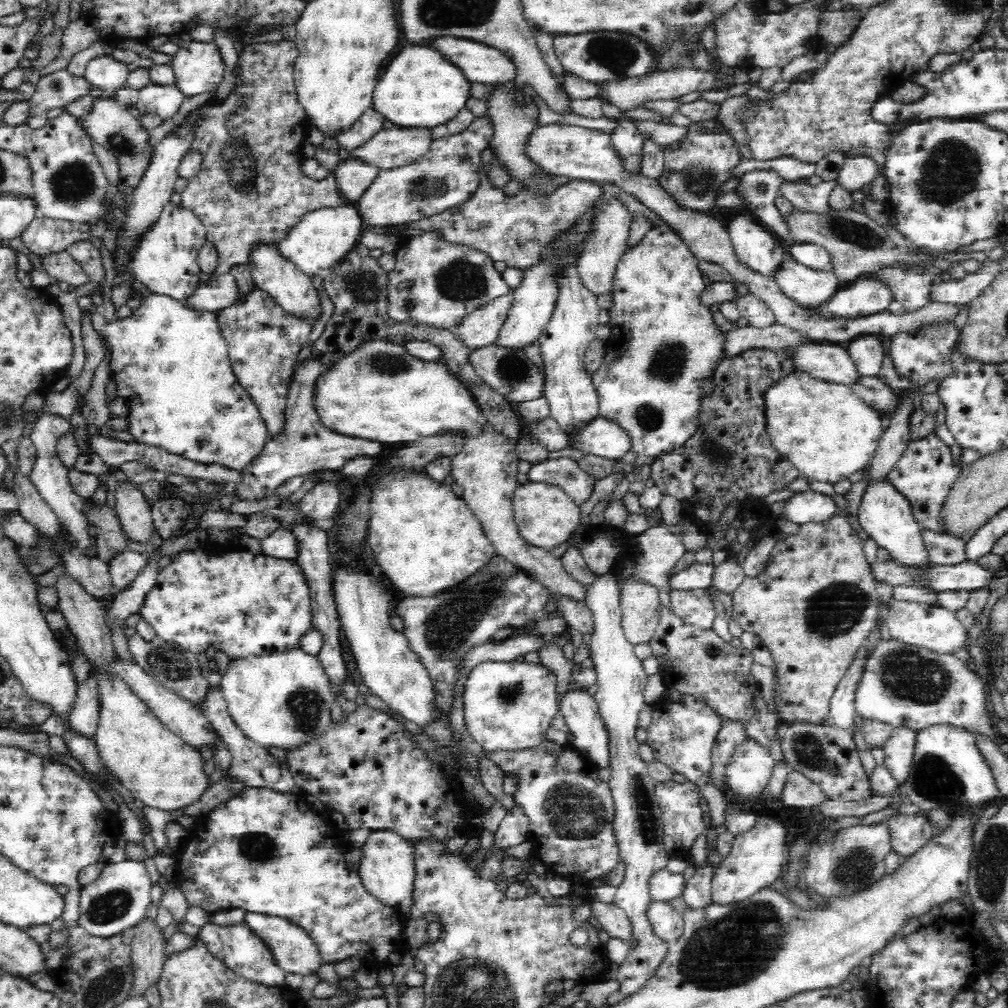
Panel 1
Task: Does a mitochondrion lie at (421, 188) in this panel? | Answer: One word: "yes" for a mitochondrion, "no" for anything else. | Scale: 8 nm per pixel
yes

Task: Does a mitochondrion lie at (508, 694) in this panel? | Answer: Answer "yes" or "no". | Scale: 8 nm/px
yes

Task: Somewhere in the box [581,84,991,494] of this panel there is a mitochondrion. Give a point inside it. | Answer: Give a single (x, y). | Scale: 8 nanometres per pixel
(955, 174)

